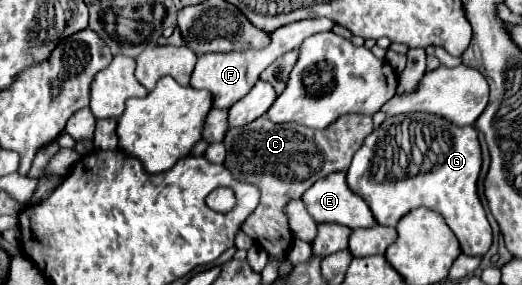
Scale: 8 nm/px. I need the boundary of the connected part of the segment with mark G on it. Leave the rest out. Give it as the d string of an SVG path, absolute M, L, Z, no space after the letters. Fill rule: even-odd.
M404 114L386 118L368 134L364 146L352 158L346 182L370 206L378 224L394 228L410 210L432 208L442 214L464 254L484 256L492 244L492 228L476 190L480 164L482 154L474 126L458 128L432 114ZM412 124L420 126L420 154L412 154Z

